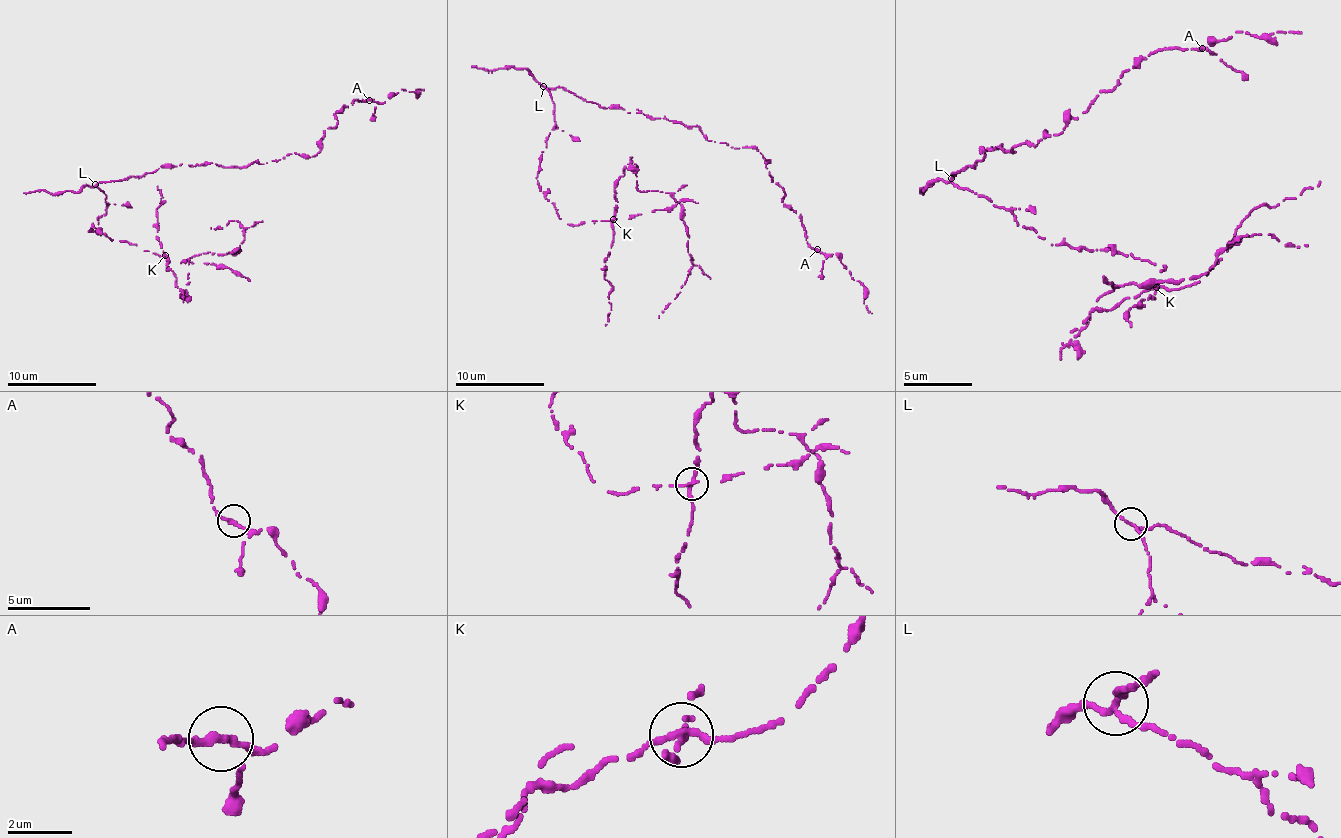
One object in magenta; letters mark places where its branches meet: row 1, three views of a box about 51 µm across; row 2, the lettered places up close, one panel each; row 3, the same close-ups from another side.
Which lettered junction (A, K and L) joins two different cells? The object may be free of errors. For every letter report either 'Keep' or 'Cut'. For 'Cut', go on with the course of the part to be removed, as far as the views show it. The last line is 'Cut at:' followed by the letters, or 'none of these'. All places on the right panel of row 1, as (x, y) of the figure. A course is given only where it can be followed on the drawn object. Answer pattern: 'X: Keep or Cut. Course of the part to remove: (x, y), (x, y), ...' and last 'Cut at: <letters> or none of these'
A: Keep
K: Cut. Course of the part to remove: (1157, 288), (1099, 309), (1071, 340), (1113, 285), (1198, 278), (1240, 240), (1271, 233), (1298, 247), (1308, 244)
L: Keep
Cut at: K

